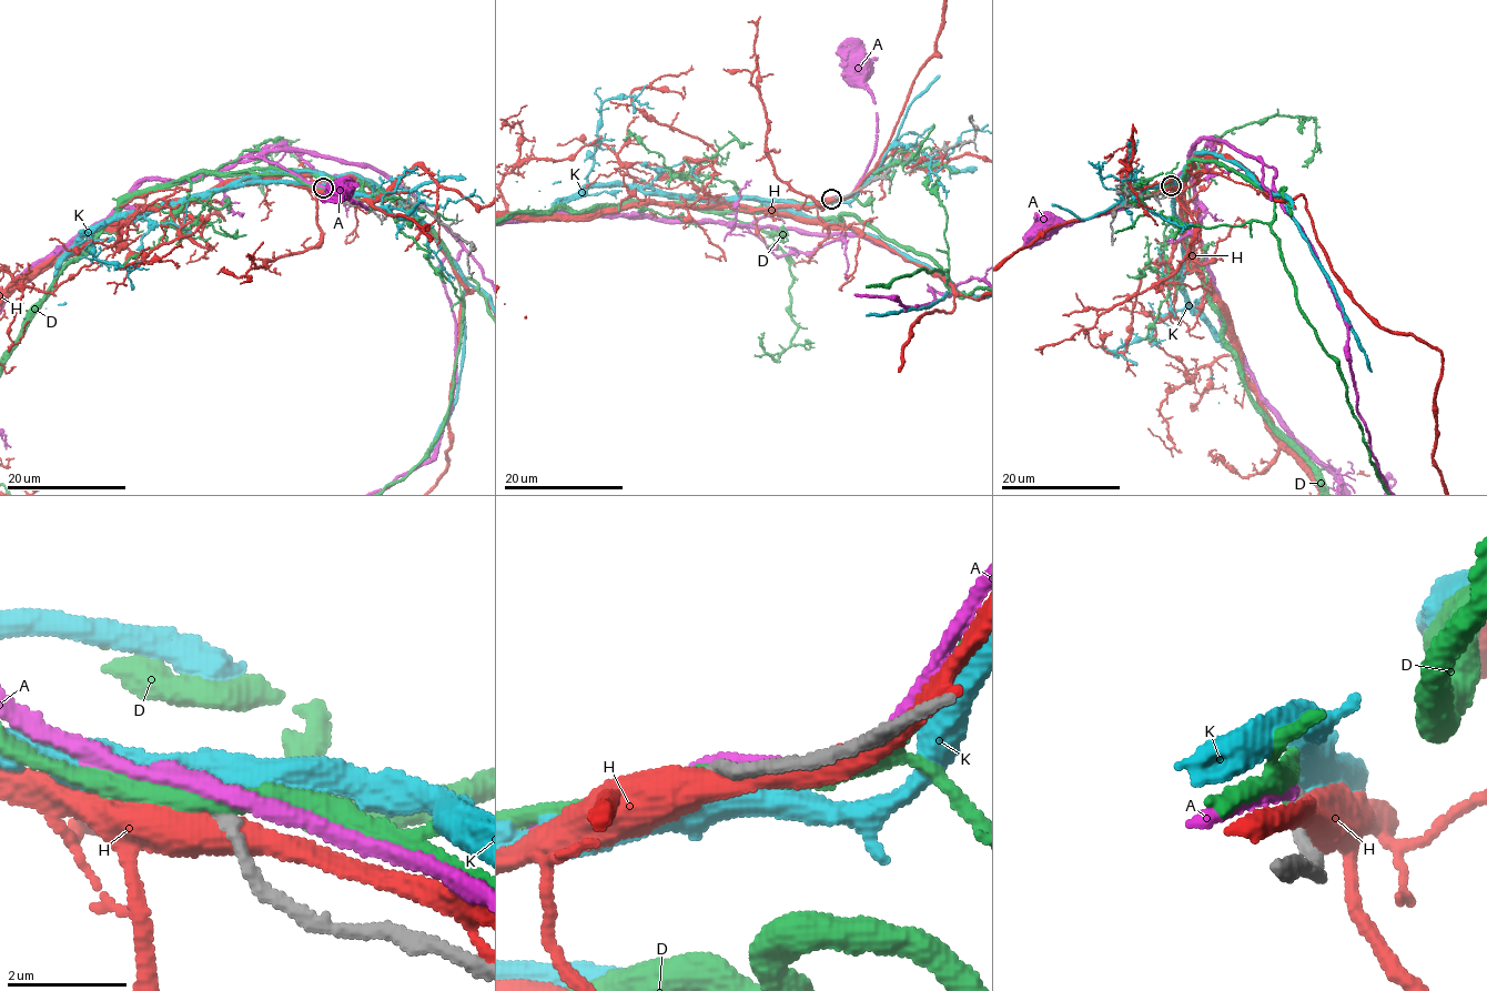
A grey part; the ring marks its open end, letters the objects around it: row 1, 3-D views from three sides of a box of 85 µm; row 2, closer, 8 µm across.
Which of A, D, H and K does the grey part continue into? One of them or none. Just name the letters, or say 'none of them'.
A

